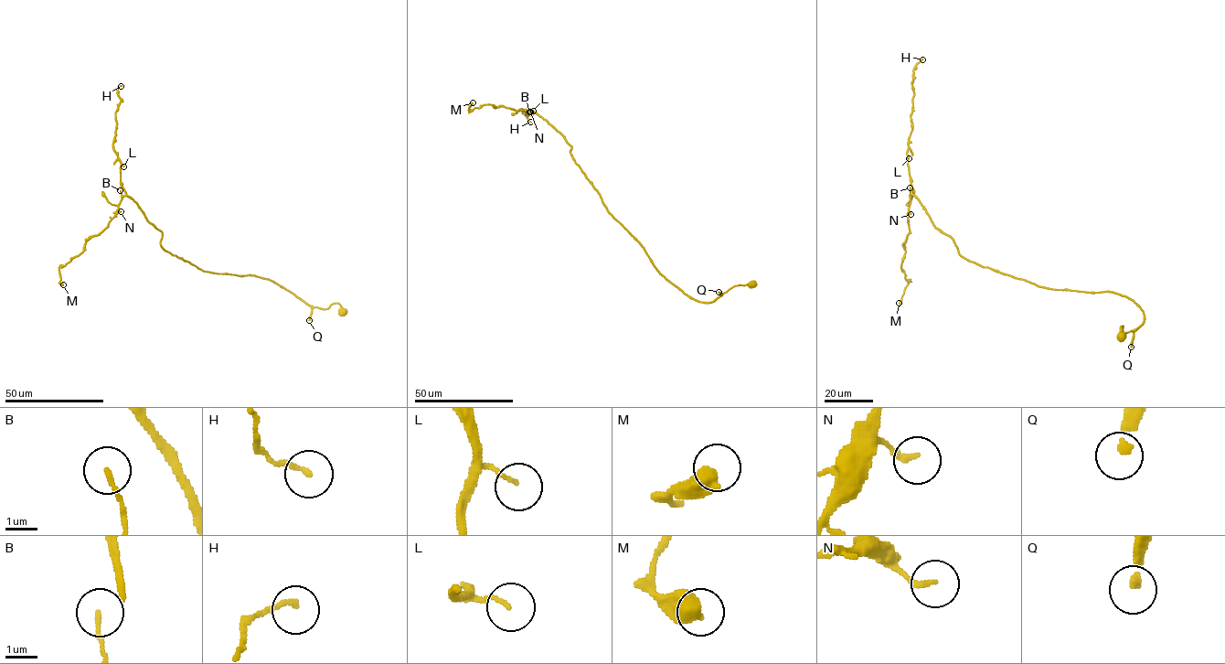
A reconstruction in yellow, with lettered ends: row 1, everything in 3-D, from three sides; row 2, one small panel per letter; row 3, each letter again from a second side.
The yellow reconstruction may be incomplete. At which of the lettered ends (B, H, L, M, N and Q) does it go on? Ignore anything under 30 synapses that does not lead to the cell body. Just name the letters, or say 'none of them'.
Q

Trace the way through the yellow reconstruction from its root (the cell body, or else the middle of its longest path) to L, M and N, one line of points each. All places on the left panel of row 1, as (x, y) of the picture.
L: (342, 310), (338, 303), (312, 307), (268, 279), (203, 271), (167, 251), (162, 233), (126, 194), (123, 166)
M: (342, 310), (172, 254), (126, 196), (59, 268), (63, 284)
N: (342, 310), (312, 307), (268, 279), (203, 271), (161, 246), (133, 199), (122, 197), (121, 211)

